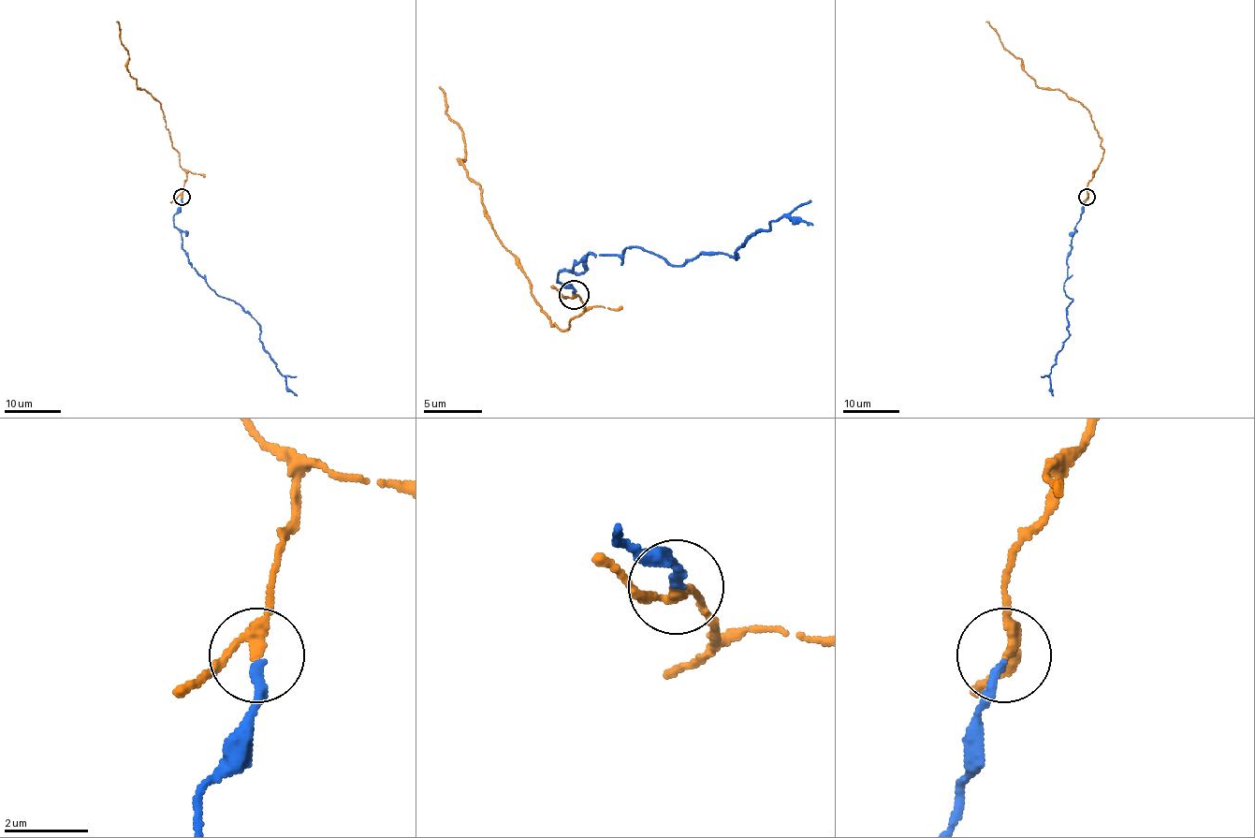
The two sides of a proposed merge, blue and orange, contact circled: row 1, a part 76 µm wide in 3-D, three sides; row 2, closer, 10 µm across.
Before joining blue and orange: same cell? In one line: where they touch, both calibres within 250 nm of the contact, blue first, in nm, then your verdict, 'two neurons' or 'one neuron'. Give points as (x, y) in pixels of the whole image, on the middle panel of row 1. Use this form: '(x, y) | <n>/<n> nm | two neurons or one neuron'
(574, 294) | 220/200 nm | one neuron

